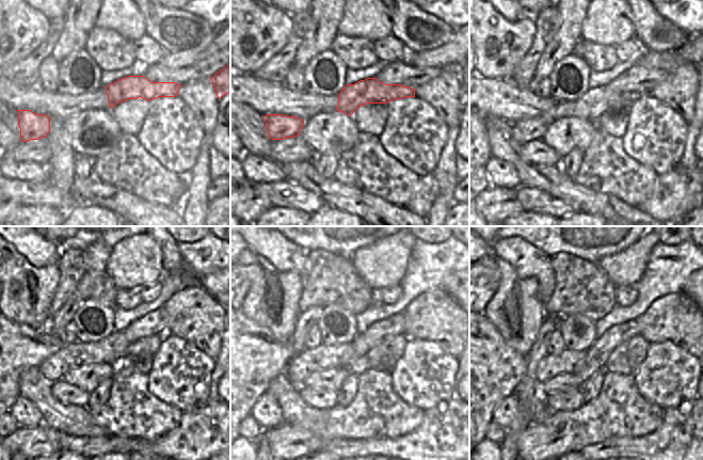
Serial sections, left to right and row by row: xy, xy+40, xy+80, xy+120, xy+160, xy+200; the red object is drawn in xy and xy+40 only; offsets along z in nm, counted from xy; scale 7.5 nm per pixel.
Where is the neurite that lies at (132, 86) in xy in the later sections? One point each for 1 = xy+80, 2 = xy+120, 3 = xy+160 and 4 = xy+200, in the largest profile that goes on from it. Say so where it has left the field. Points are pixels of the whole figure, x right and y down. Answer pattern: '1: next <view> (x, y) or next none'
1: next xy+80 (595, 101)
2: next xy+120 (111, 349)
3: next xy+160 (303, 364)
4: next xy+200 (568, 361)

